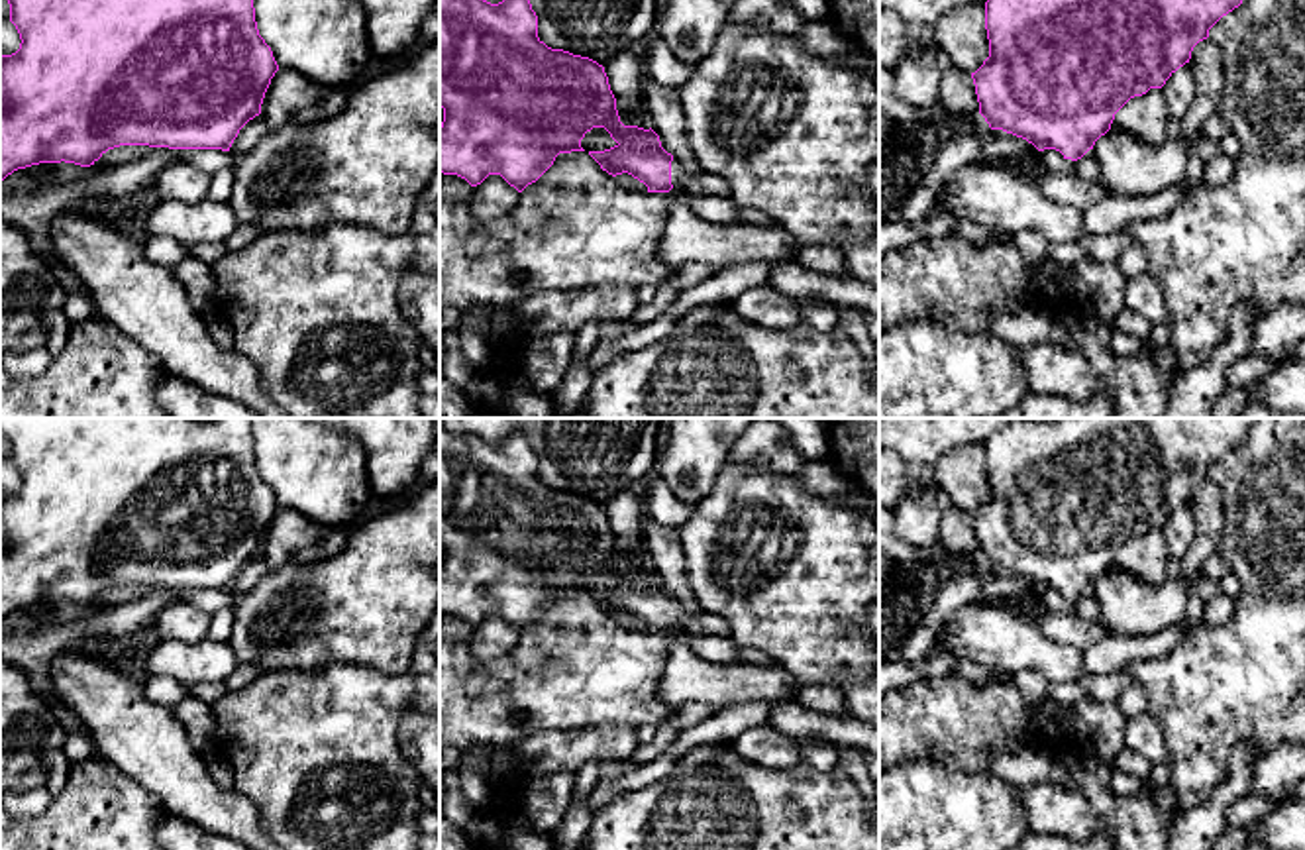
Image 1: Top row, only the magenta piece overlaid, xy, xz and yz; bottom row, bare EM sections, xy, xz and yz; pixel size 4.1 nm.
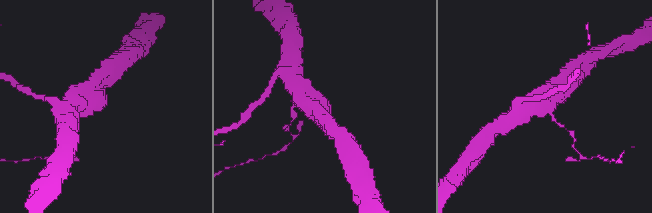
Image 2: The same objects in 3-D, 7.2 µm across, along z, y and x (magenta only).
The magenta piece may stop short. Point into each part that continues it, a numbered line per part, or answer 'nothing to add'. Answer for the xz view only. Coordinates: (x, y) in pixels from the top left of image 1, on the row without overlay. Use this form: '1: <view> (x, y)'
1: xz (679, 615)

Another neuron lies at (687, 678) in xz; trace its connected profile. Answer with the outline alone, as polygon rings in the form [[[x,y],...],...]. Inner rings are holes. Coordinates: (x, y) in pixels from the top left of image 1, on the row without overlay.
[[[669,638],[665,669],[657,679],[655,695],[673,707],[705,703],[728,709],[754,701],[791,703],[797,701],[801,687],[779,664],[714,664],[693,654],[685,642]]]

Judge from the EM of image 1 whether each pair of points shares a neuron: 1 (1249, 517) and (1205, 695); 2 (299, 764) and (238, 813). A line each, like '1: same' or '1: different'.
1: same
2: different

